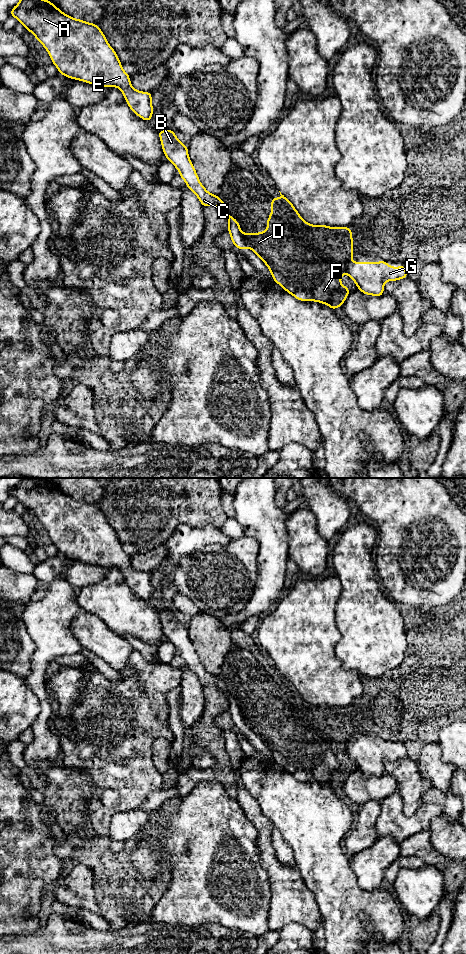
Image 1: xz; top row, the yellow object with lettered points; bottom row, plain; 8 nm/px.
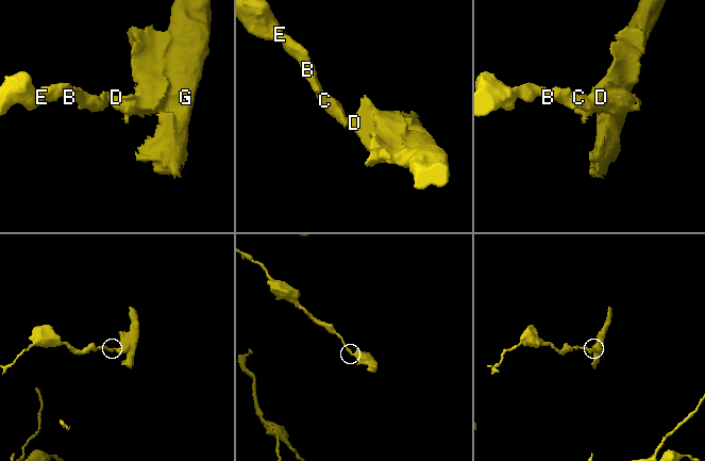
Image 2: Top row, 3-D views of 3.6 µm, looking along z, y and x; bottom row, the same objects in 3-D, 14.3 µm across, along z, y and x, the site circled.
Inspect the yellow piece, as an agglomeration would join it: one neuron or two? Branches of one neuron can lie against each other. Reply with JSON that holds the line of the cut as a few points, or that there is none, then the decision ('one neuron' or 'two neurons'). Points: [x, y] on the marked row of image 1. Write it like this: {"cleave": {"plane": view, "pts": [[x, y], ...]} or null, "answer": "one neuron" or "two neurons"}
{"cleave": {"plane": "xz", "pts": [[241, 234], [249, 247]]}, "answer": "two neurons"}

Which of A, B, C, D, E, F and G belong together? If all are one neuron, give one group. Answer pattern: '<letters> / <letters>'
A B C E / D F G

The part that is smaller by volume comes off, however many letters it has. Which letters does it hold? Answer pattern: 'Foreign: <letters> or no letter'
Foreign: D, F, G

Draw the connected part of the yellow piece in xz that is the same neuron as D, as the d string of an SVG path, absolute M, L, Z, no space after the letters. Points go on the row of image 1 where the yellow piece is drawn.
M280 192L279 198L271 197L271 215L267 218L267 229L264 232L244 233L248 247L266 264L274 282L299 301L315 301L328 305L332 310L343 305L350 289L341 285L341 276L346 273L363 294L380 297L384 294L386 281L397 281L407 278L407 268L391 267L385 260L380 262L351 262L353 259L353 238L351 227L329 227L311 225L297 212L293 204Z

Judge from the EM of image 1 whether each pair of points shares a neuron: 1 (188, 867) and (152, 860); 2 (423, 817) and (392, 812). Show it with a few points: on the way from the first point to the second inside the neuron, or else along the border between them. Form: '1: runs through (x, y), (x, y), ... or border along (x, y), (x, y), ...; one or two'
1: border along (160, 840), (160, 845), (167, 852), (169, 871); two
2: runs through (415, 820), (400, 820); one

